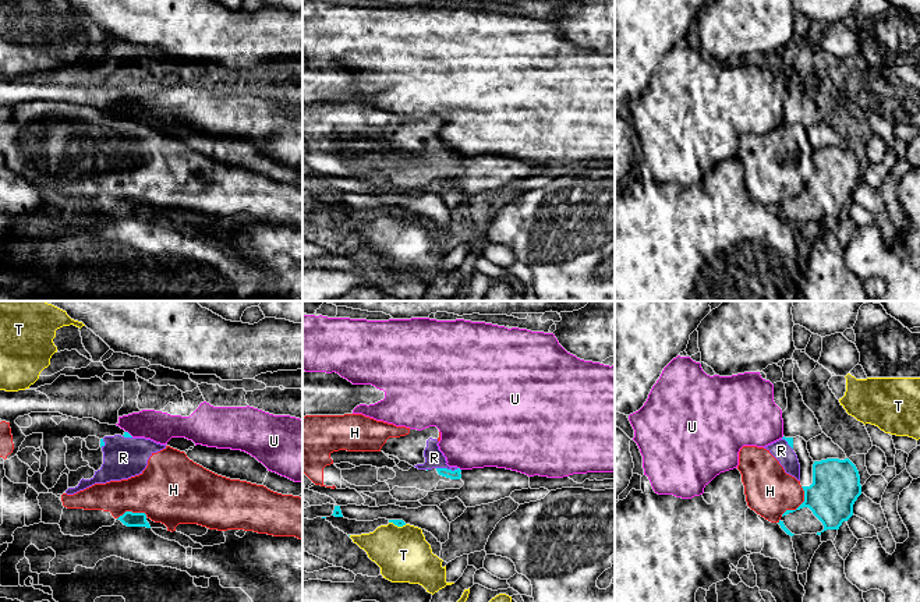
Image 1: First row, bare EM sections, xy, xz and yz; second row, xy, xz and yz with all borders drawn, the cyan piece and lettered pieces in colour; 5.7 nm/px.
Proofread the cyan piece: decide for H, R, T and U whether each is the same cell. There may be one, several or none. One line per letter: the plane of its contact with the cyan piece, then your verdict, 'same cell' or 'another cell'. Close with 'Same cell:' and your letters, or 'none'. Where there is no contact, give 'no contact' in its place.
H: contact in yz; another cell
R: contact in xz; another cell
T: contact in xz; another cell
U: contact in xz; another cell
Same cell: none

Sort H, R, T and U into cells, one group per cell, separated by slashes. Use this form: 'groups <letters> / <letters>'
groups H R / T / U

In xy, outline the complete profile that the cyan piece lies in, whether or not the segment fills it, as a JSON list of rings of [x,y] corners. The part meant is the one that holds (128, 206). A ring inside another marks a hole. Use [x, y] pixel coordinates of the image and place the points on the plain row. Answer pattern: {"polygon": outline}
{"polygon": [[[125,199],[117,208],[120,208],[127,215],[146,215],[146,216],[151,216],[149,210],[146,209],[146,202],[145,201]]]}

